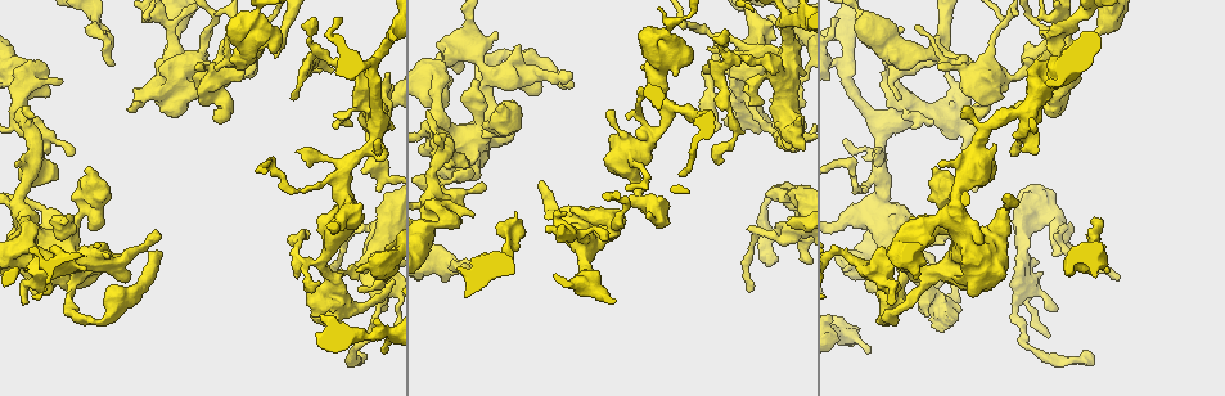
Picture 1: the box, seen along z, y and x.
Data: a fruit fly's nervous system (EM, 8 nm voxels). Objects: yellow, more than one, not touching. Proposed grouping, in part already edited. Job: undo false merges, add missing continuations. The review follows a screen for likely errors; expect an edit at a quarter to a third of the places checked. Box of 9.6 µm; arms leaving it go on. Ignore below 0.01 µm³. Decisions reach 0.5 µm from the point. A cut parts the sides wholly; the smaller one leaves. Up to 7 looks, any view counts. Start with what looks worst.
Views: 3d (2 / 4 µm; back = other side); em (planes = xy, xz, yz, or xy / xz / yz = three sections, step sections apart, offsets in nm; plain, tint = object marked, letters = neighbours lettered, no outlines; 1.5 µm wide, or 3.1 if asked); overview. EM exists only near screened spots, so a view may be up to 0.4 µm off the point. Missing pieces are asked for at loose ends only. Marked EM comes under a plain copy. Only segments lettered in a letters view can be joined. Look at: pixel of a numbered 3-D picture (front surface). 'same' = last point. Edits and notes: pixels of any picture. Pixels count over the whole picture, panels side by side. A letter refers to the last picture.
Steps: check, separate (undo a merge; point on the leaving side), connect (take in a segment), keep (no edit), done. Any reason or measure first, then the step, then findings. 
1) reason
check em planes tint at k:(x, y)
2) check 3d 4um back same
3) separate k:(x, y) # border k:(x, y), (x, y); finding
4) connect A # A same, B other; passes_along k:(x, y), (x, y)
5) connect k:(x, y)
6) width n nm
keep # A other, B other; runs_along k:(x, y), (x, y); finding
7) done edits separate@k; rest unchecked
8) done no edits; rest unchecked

thick end
check 3d 2um at 1:(441, 281)

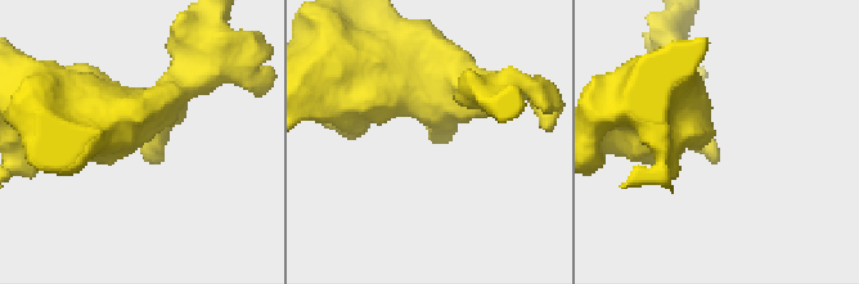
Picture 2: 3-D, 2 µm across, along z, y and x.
arm_widths 300, 480 nm; need the tissue
check em planes letters at 2:(712, 150)

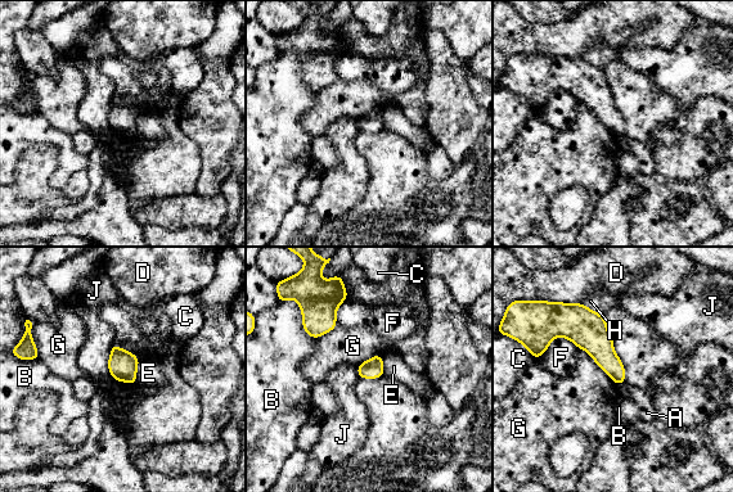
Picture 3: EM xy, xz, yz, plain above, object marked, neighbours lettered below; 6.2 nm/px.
keep # A other, B other, C other, D other, E other, F other, G other, H other, J other; border 3:(579, 347), (619, 386); no lettered segment goes on from it

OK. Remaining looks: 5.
branch stops here
check em xy step 4 tint at 1:(720, 164)

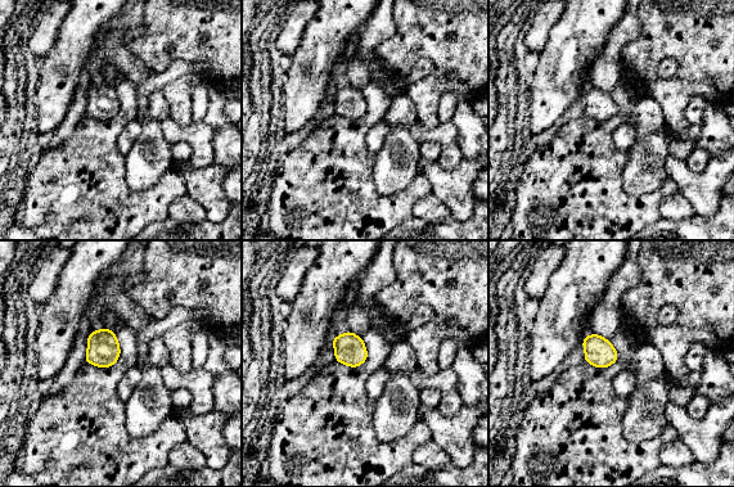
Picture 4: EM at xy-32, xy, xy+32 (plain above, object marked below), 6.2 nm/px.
check em planes letters same

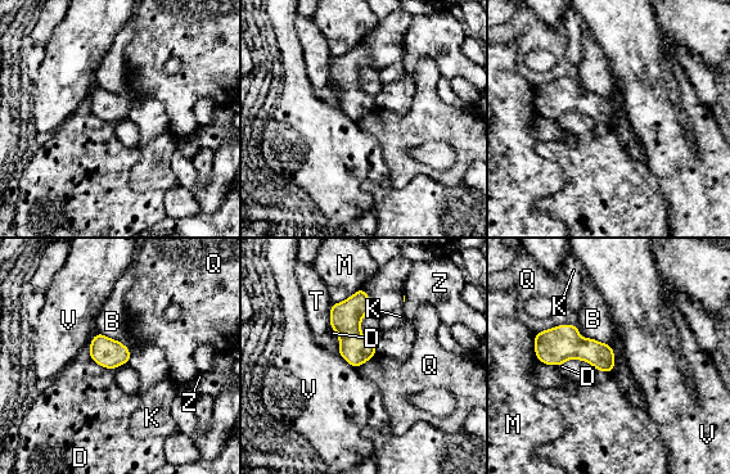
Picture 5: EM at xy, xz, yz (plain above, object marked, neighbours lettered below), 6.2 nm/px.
longest_contact Q 260 nm
keep # B other, D other, K other, M other, Q other, T other, V other, Z other; border 5:(575, 324), (551, 326), (535, 335); none of them fits

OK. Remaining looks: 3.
sharp bend
check 3d 4um back at 1:(521, 80)

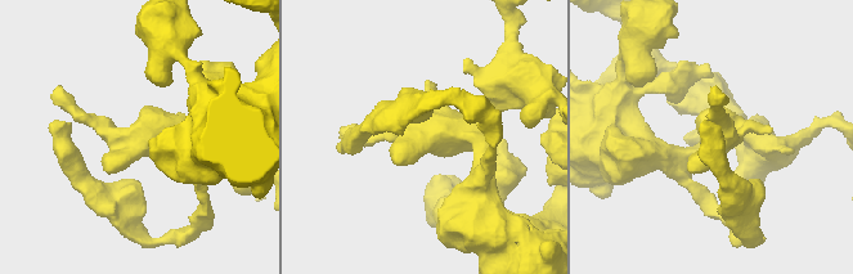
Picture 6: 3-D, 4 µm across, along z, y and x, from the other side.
shape alone is not enough
check em xy step 4 tint at 6:(430, 136)

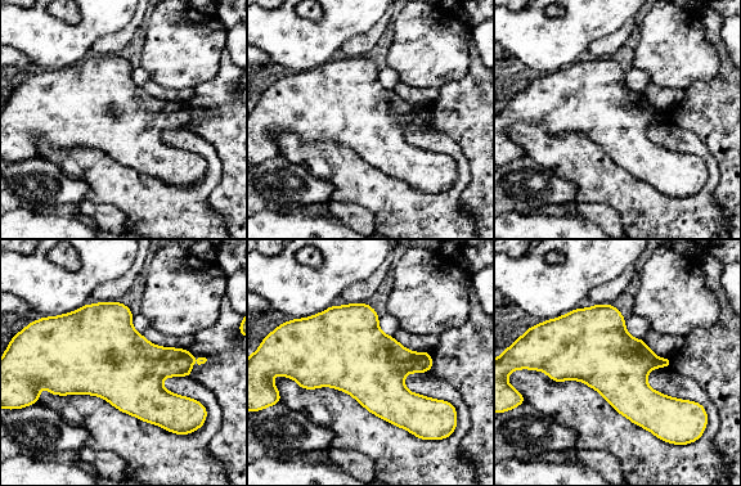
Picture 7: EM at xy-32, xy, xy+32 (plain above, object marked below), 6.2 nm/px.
another direction
check em yz step 4 letters same

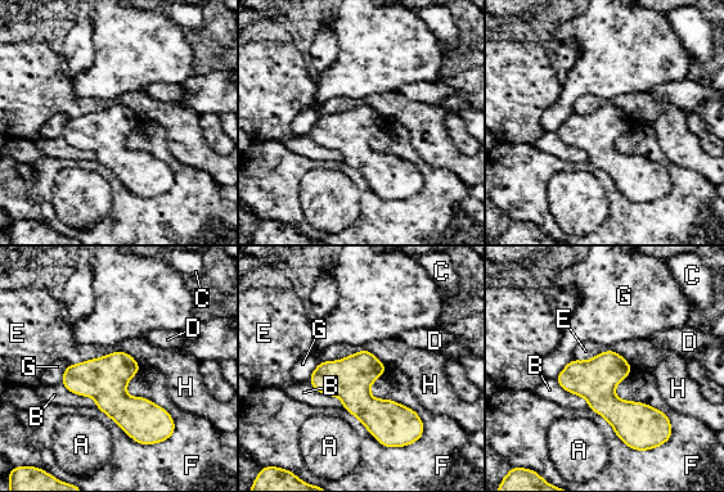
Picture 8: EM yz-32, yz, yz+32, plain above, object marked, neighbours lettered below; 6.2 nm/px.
longest_contact F 400 nm
keep # A other, B other, C other, D other, E other, F other, G other, H other; border 8:(133, 356), (113, 351), (70, 365); all the same neuron

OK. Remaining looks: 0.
done no edits; rest unchecked

